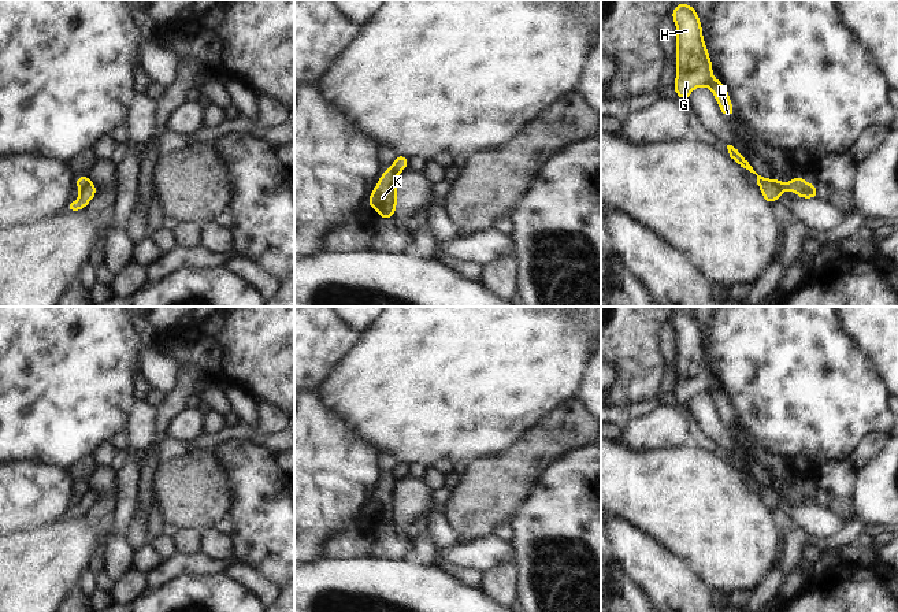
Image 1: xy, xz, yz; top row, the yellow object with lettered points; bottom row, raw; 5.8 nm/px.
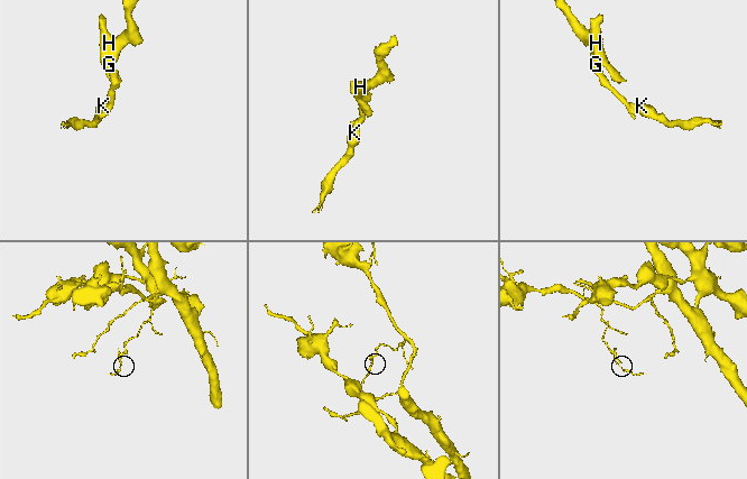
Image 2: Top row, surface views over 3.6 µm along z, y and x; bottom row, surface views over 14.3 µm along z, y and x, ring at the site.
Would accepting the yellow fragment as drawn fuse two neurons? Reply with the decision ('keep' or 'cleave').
cleave

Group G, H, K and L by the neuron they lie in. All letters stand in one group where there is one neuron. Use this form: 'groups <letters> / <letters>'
groups G H L / K

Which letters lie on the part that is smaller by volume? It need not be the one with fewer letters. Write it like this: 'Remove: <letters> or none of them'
Remove: K

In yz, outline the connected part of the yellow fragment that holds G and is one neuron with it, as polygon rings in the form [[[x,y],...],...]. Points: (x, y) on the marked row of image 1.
[[[686,3],[675,5],[671,16],[676,25],[676,79],[674,90],[687,103],[690,93],[698,86],[708,86],[720,107],[730,118],[736,107],[731,107],[730,93],[721,81],[712,74],[712,60],[702,36],[702,26],[695,8]]]

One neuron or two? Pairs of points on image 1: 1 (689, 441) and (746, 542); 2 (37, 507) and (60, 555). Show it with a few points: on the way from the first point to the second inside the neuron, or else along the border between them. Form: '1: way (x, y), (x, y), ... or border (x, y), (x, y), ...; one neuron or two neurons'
1: border (700, 447), (664, 448), (661, 451); two neurons
2: border (65, 515), (43, 527), (15, 533); two neurons

